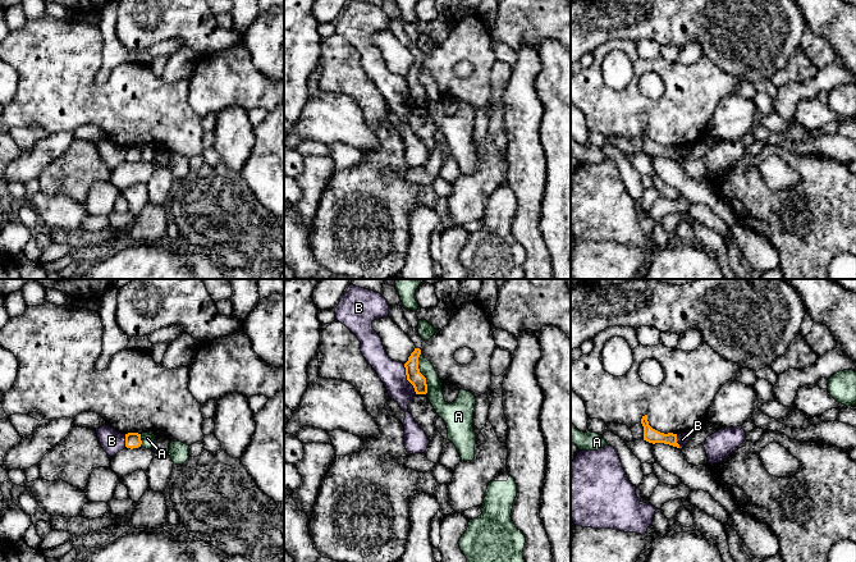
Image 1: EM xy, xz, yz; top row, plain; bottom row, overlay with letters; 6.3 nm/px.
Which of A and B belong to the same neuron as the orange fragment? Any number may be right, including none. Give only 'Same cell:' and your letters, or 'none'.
Same cell: none

